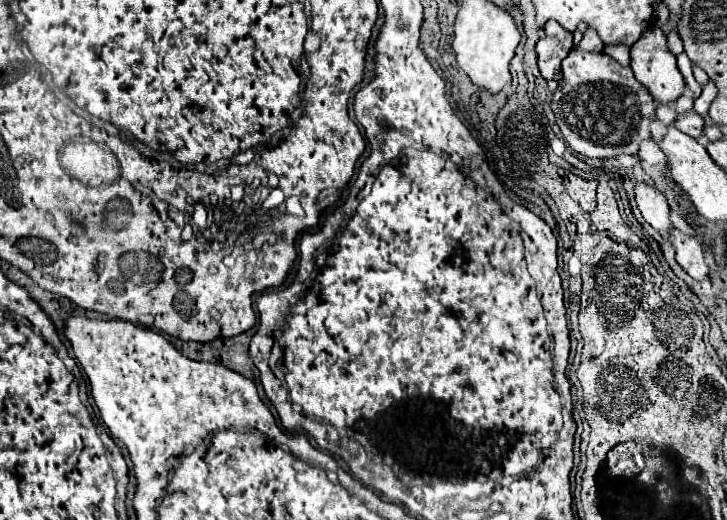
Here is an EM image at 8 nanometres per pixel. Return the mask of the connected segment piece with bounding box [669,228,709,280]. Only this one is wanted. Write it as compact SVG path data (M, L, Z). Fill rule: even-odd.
M673 228L669 232L669 242L675 248L675 260L677 264L695 280L705 280L709 276L709 266L705 264L705 252L703 244L699 240L693 240L691 236L683 234L681 230Z

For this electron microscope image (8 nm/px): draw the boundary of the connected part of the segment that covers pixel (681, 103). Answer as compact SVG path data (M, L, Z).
M685 90L677 100L675 100L675 110L679 112L679 114L683 114L683 112L687 112L687 110L691 110L693 108L693 94L689 92L689 90Z

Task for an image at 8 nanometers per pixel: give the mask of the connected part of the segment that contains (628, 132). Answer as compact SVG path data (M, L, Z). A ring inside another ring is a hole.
M573 48L563 60L561 72L563 78L551 98L551 110L569 148L587 158L637 154L639 144L651 136L649 124L655 118L655 100L637 82L633 70L617 64L603 52L593 54Z

